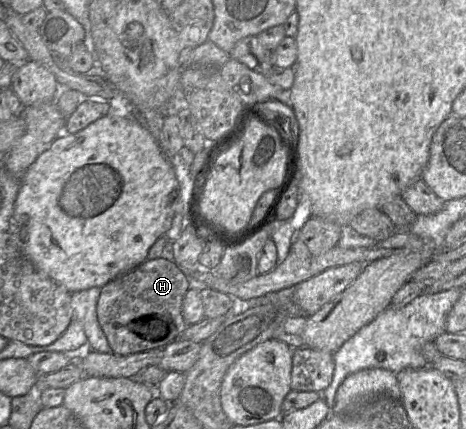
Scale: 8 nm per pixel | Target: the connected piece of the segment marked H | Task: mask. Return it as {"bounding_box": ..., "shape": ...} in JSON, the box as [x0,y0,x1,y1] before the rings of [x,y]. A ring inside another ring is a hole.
{"bounding_box":[96,258,189,356],"shape":[[[163,258],[146,260],[132,271],[104,285],[97,301],[96,312],[99,325],[107,338],[111,352],[115,355],[126,356],[162,348],[176,340],[179,334],[187,328],[182,315],[182,302],[188,289],[189,280],[177,264]],[[167,323],[172,323],[172,329],[163,334],[160,329],[163,329],[163,325]],[[155,325],[158,328],[156,332],[154,329],[147,329]]]}

